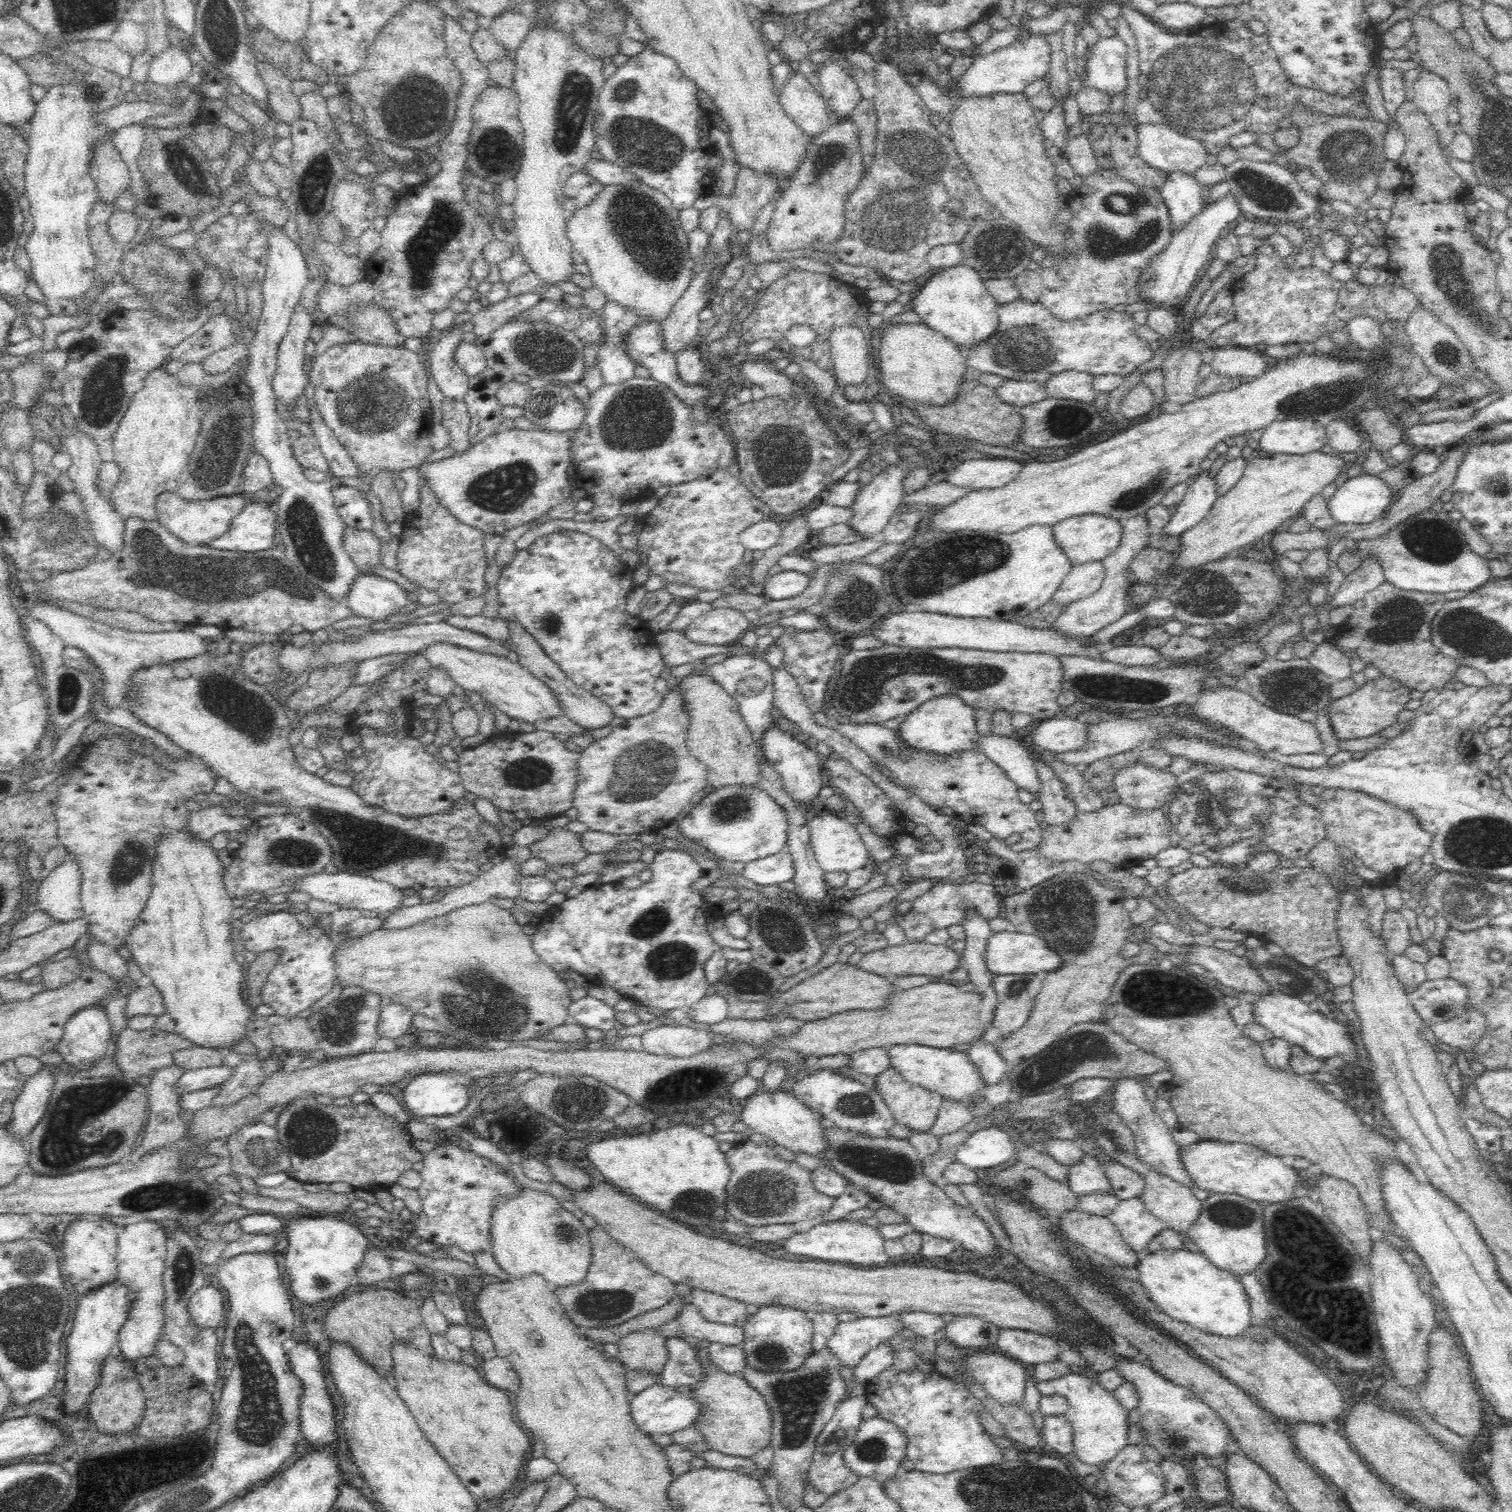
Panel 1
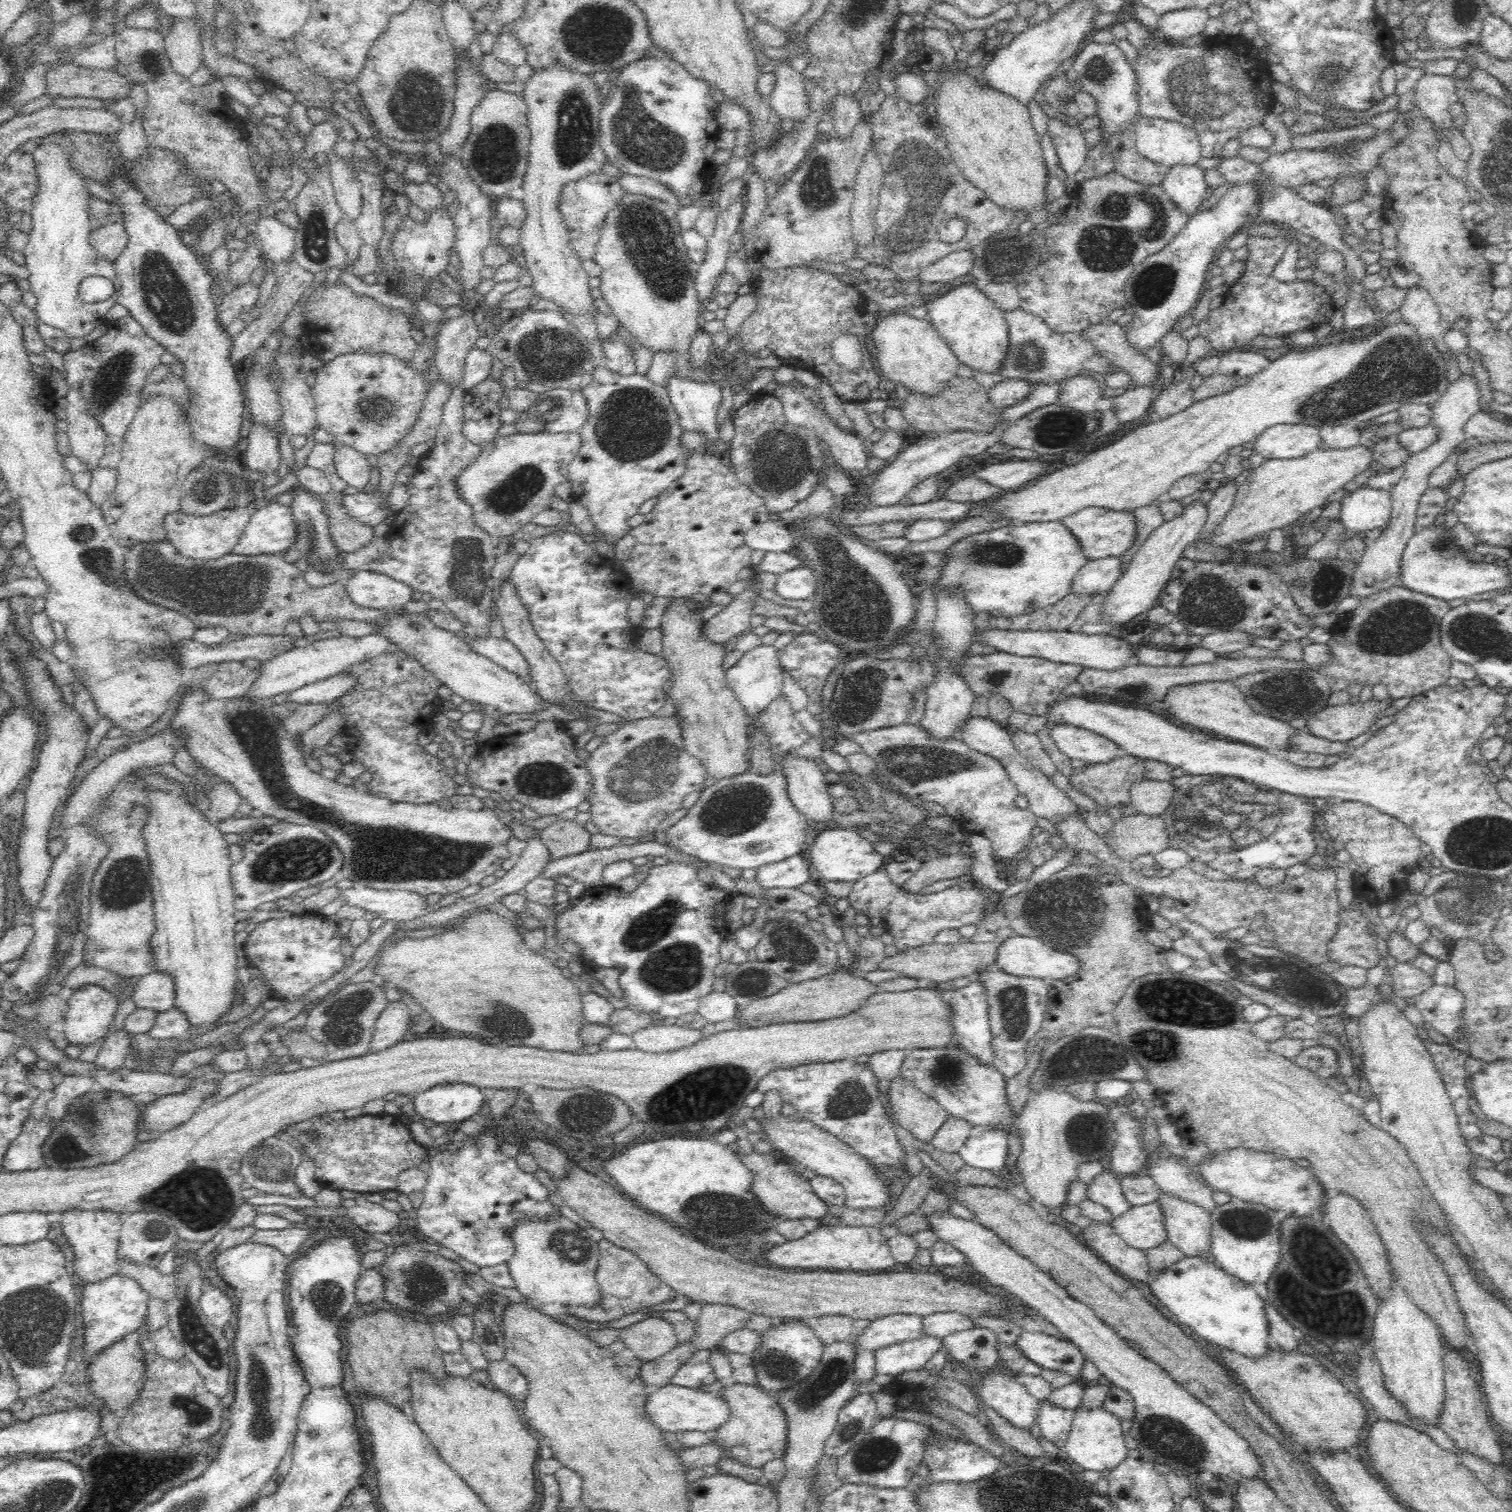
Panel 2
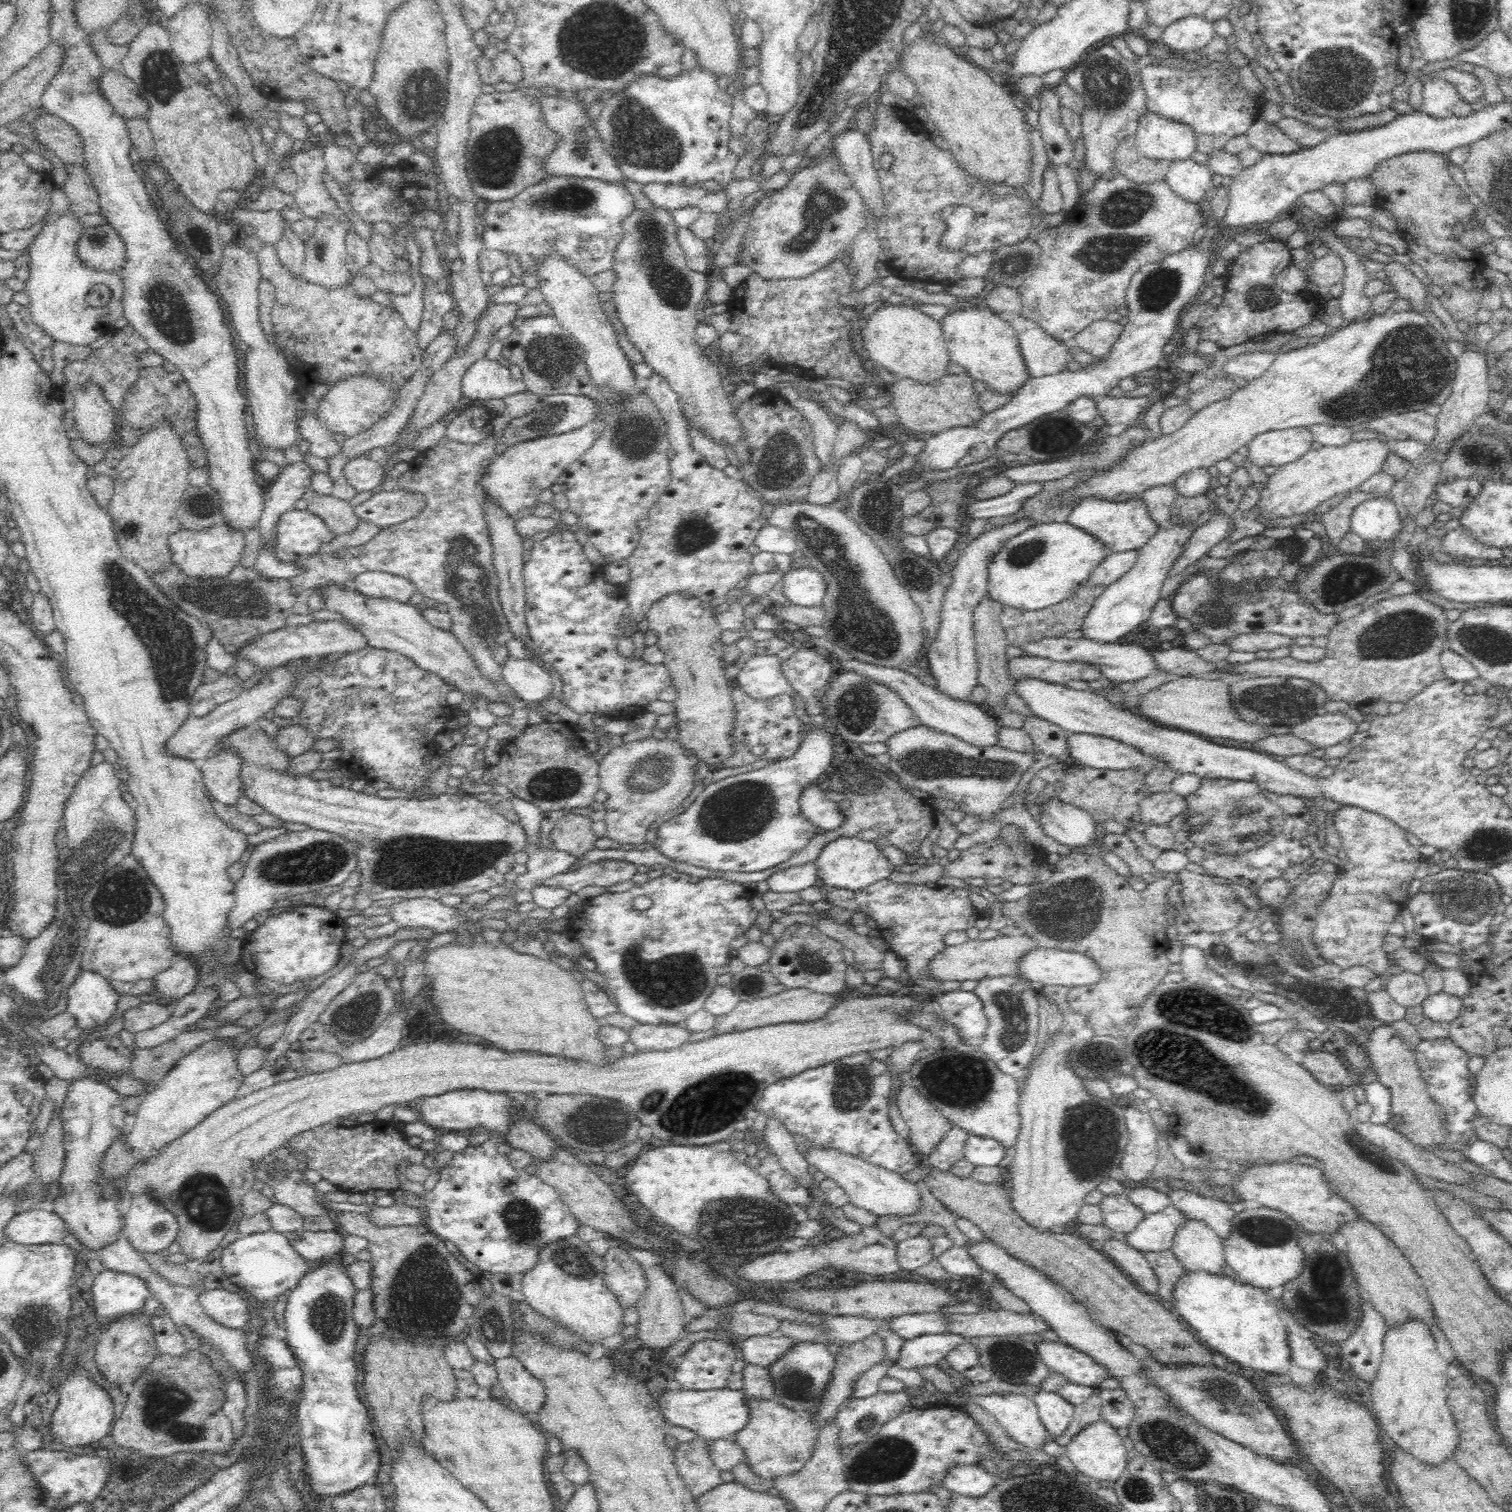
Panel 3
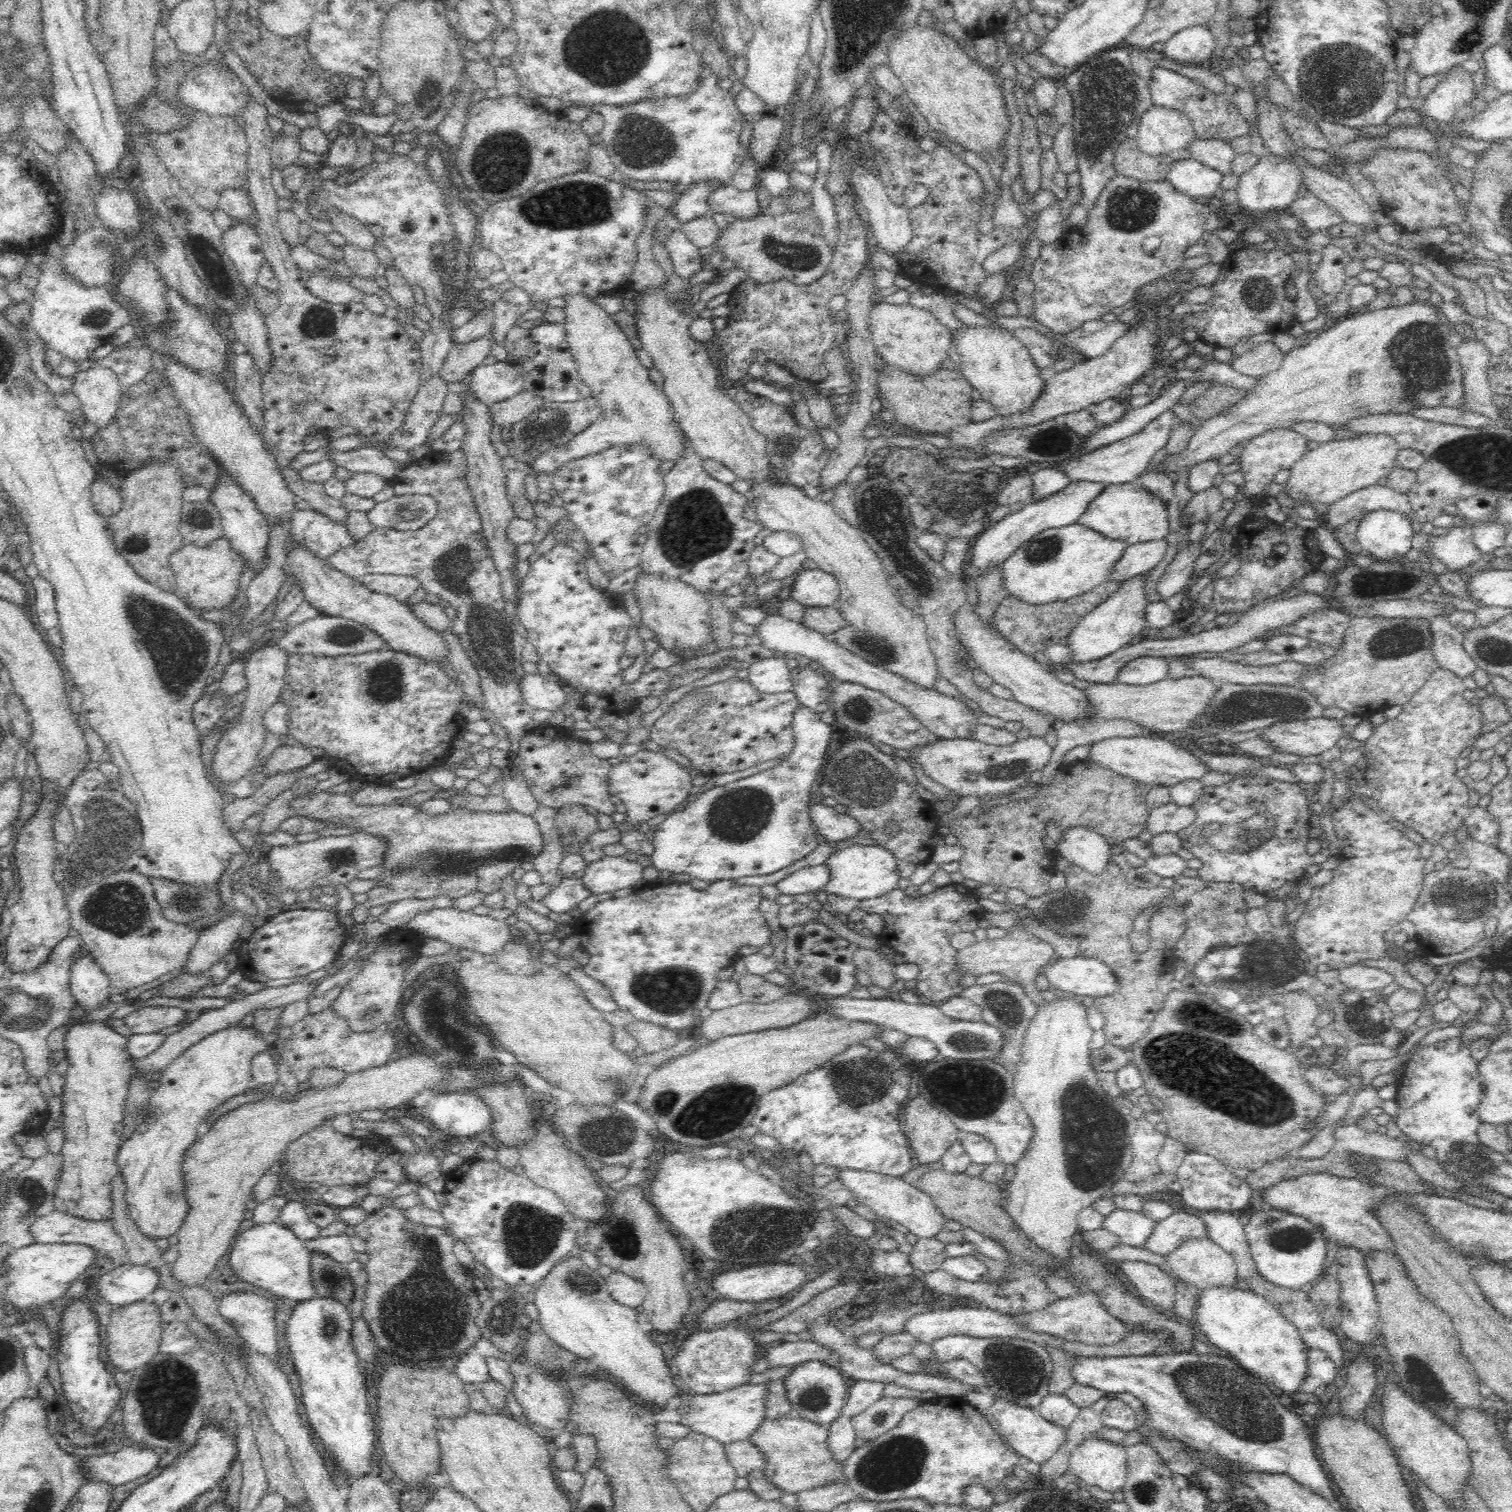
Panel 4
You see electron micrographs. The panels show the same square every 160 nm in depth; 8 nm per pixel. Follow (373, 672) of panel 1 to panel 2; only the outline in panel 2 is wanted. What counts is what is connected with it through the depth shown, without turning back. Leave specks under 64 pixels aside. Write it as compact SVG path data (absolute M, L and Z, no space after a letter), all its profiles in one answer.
M338 673L294 690L287 694L286 702L292 702L296 707L305 704L333 704L352 688L352 682L352 675Z

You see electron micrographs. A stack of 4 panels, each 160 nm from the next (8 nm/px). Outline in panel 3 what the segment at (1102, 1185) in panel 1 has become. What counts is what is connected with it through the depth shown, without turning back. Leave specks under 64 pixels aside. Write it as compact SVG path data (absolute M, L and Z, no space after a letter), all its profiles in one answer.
M1108 1195L1101 1204L1101 1225L1120 1238L1134 1234L1145 1214L1126 1195Z

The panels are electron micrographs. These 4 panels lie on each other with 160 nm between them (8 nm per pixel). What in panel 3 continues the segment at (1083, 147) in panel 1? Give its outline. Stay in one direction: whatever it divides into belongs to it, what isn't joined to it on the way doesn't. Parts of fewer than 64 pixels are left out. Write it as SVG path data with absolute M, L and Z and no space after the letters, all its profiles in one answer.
M1044 86L1036 93L1039 98L1039 132L1047 157L1054 166L1067 165L1072 160L1073 146L1061 122L1061 102L1054 87Z

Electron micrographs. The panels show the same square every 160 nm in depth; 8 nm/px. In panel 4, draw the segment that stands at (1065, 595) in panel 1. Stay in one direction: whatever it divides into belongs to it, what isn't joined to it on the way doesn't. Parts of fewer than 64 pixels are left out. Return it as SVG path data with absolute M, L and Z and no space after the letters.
M1166 539L1128 546L1124 556L1114 566L1111 580L1129 579L1136 575L1145 575L1162 562L1168 550L1169 543Z

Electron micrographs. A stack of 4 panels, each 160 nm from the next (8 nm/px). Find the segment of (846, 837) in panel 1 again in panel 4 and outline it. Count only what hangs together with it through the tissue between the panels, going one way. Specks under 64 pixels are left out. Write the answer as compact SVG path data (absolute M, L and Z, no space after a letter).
M852 845L832 853L825 865L830 869L831 879L825 886L829 894L851 898L858 902L884 896L898 889L900 880L897 858L892 852L878 845Z

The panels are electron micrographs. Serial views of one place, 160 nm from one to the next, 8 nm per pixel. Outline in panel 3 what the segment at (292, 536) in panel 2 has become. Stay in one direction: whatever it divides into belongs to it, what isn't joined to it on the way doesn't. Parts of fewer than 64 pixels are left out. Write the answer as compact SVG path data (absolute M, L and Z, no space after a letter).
M292 510L282 516L278 526L278 558L298 567L306 566L306 561L320 553L324 544L331 543L336 533L326 526L324 520L307 510Z

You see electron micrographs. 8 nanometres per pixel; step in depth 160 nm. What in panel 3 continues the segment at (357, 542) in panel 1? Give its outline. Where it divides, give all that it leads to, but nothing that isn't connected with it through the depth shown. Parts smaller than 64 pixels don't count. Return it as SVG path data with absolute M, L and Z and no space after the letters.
M311 489L302 496L302 500L308 503L307 511L322 518L336 535L345 535L363 524L357 519L354 507L333 495L320 495Z

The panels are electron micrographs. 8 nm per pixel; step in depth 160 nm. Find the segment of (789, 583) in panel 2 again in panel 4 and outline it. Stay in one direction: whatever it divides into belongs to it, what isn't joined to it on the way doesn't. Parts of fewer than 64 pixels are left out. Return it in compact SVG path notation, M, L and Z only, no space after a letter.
M820 568L802 571L787 595L805 608L830 607L840 600L839 581L834 574Z

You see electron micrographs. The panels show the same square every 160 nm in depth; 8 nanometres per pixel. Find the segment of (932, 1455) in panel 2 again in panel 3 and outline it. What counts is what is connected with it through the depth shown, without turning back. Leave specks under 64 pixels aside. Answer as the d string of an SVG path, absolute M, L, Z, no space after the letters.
M954 1465L944 1487L963 1498L986 1498L996 1488L995 1477L980 1465Z

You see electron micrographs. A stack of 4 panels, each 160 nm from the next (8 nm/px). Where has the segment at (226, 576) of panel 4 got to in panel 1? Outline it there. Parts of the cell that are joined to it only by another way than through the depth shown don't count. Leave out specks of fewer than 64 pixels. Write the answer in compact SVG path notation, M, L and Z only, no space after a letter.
M162 494L156 502L156 511L159 514L158 523L175 535L176 539L184 542L185 546L212 548L212 542L224 538L232 530L232 524L246 506L240 494L204 500L204 502L183 502L177 494Z

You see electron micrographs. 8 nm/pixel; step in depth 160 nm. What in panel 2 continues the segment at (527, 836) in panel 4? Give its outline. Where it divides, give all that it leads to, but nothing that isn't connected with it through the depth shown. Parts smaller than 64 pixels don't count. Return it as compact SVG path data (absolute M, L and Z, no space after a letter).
M200 686L181 700L179 710L168 727L187 732L187 752L211 774L217 774L229 782L253 814L292 824L310 825L324 831L344 855L342 874L366 888L376 891L407 890L426 897L430 894L454 895L494 875L510 856L506 845L513 836L511 828L500 821L477 796L452 794L440 802L416 804L374 796L362 791L359 785L342 785L308 769L298 746L284 731L282 722L272 715L270 708L254 701L235 698L214 702L208 699L206 691Z

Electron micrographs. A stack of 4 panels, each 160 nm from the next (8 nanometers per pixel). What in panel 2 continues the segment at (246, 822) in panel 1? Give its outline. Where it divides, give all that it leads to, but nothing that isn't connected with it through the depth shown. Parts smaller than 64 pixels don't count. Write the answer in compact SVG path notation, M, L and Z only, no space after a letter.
M214 775L216 778L210 779L211 787L208 790L209 809L204 813L210 822L216 824L222 818L234 817L242 798L229 782Z

